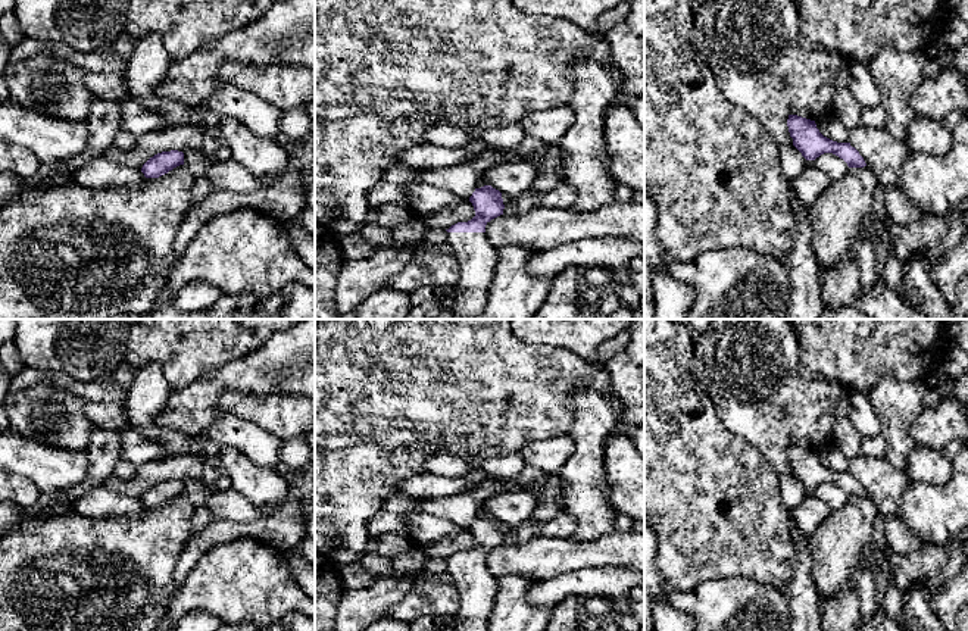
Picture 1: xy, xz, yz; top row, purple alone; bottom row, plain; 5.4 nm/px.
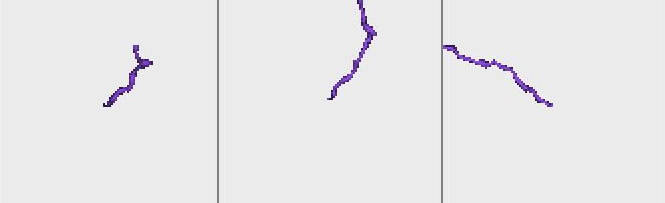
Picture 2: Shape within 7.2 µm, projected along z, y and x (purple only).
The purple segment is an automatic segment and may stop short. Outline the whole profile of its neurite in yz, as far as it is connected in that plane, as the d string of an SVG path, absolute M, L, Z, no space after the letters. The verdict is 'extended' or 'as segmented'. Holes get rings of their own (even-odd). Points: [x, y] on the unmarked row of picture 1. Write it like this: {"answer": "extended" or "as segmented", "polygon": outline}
{"answer": "as segmented", "polygon": "M789 444L787 456L793 468L793 475L806 490L815 490L824 482L833 482L843 488L849 497L866 496L864 487L850 472L837 472L824 466L816 457L815 450Z"}

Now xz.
{"answer": "extended", "polygon": "M491 515L475 518L469 531L475 546L446 559L455 588L460 596L460 606L455 615L455 631L487 631L499 585L497 578L487 569L485 555L503 544L505 534L502 522Z"}

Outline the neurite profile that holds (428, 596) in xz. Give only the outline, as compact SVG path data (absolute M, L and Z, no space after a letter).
M421 571L409 594L385 612L397 621L412 622L421 616L455 616L460 606L459 591L435 575Z

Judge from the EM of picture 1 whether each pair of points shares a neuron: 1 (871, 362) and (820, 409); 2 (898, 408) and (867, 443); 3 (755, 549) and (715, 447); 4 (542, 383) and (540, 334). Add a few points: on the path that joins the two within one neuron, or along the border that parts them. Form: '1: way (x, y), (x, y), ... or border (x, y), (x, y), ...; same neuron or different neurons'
1: border (809, 378), (836, 380), (843, 386); different neurons
2: border (881, 434), (886, 443), (886, 455); different neurons
3: way (737, 524), (733, 500), (715, 483), (715, 472); same neuron
4: border (514, 334), (527, 343), (559, 346), (574, 355); different neurons

